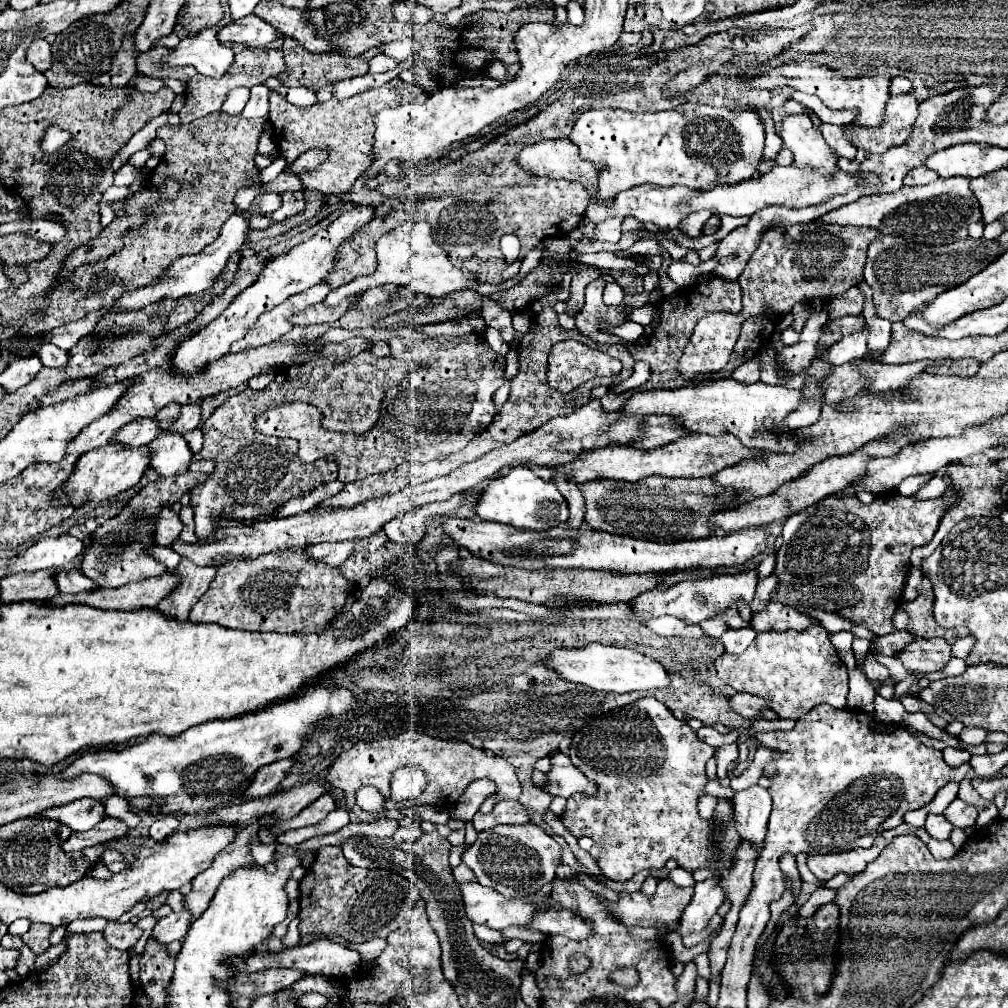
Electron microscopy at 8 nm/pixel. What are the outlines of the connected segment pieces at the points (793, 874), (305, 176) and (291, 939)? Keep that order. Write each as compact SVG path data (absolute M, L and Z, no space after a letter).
M785 854L785 856L781 858L781 870L783 870L783 874L785 874L787 878L791 878L791 882L793 882L791 892L793 892L793 896L797 898L797 896L799 896L799 892L801 892L801 884L803 884L803 882L801 882L801 878L799 878L795 858L793 858L791 854Z
M403 78L394 79L383 84L381 88L367 90L349 100L331 98L311 108L297 108L289 104L285 98L281 98L279 94L271 92L269 122L275 132L279 158L285 158L289 166L307 150L315 150L315 148L327 150L327 160L323 164L319 164L313 170L297 174L297 178L303 182L303 188L313 188L323 194L349 192L355 180L369 168L369 164L373 164L373 132L375 132L373 118L383 108L397 108L403 104L423 104L431 98L431 94L427 95L426 91L405 82Z
M295 918L295 920L293 920L291 924L289 924L288 932L282 939L285 948L293 948L293 946L297 946L297 944L295 944L295 942L299 940L299 930L297 930L297 920L299 920L299 918Z

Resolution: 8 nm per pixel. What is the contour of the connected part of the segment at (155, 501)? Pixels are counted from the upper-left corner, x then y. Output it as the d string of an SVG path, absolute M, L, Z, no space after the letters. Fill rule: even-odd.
M185 472L181 476L159 478L157 482L151 482L145 488L141 488L139 494L127 506L123 506L121 514L107 518L95 532L93 544L89 546L89 550L83 552L81 572L87 578L91 578L99 588L119 588L129 582L139 582L145 578L155 578L165 574L167 568L149 554L145 554L141 546L137 546L137 538L147 538L151 534L153 518L159 514L163 502L177 502L185 492L189 492L193 486L201 484L207 478L209 476L201 472Z

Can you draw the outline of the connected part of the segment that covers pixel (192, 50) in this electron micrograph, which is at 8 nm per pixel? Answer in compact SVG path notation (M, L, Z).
M203 30L197 36L183 38L179 46L165 56L165 62L171 66L193 66L199 74L219 78L233 64L233 50L225 44L215 44L211 30Z

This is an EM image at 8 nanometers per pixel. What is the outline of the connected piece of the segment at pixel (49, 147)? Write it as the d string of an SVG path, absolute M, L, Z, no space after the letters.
M49 128L49 132L45 134L41 146L43 146L43 150L45 150L47 154L51 154L51 152L57 152L57 150L59 150L65 142L69 142L69 140L71 140L71 134L69 134L69 132L65 132L65 130L61 130L61 128Z

